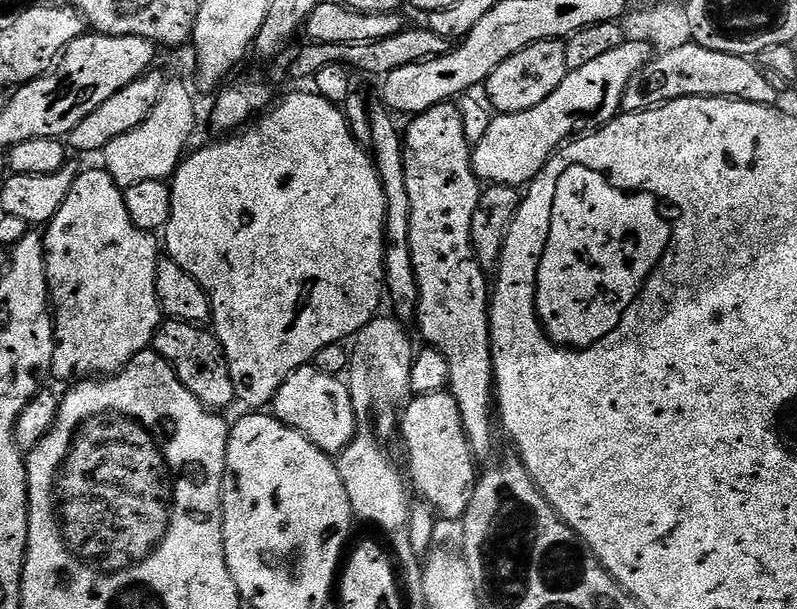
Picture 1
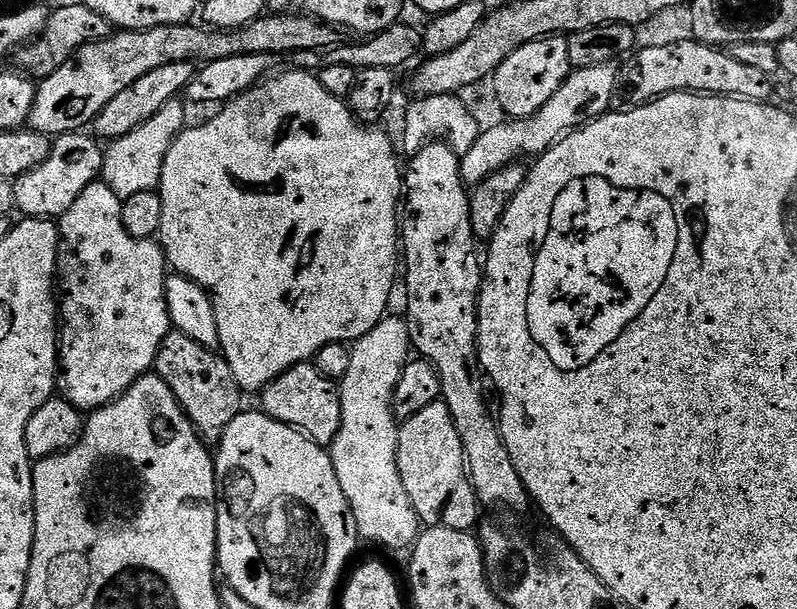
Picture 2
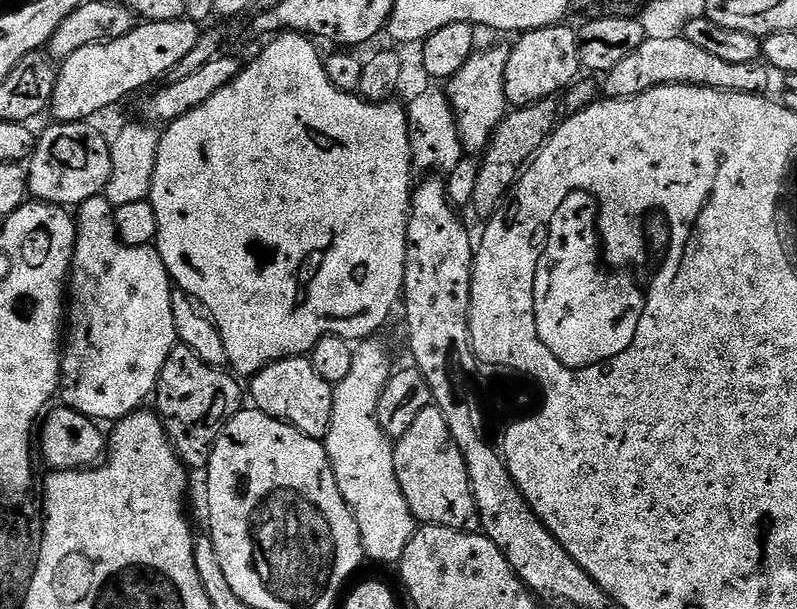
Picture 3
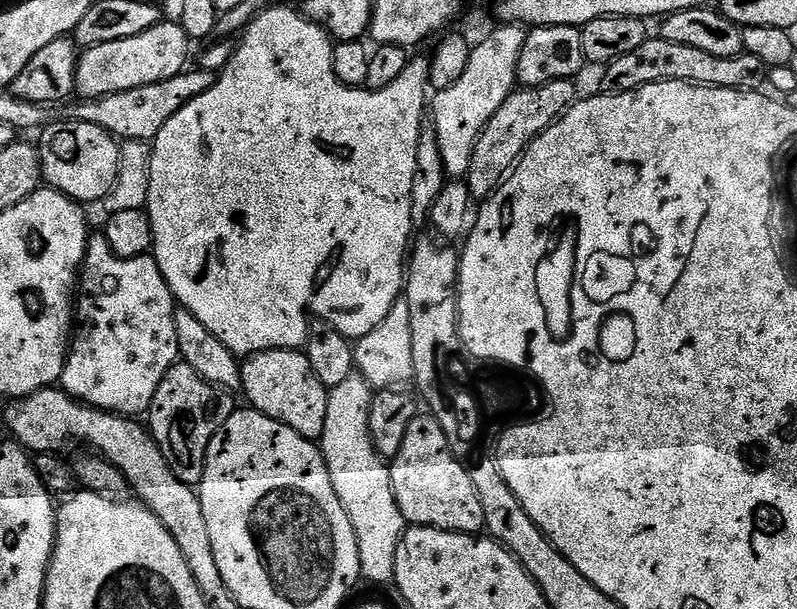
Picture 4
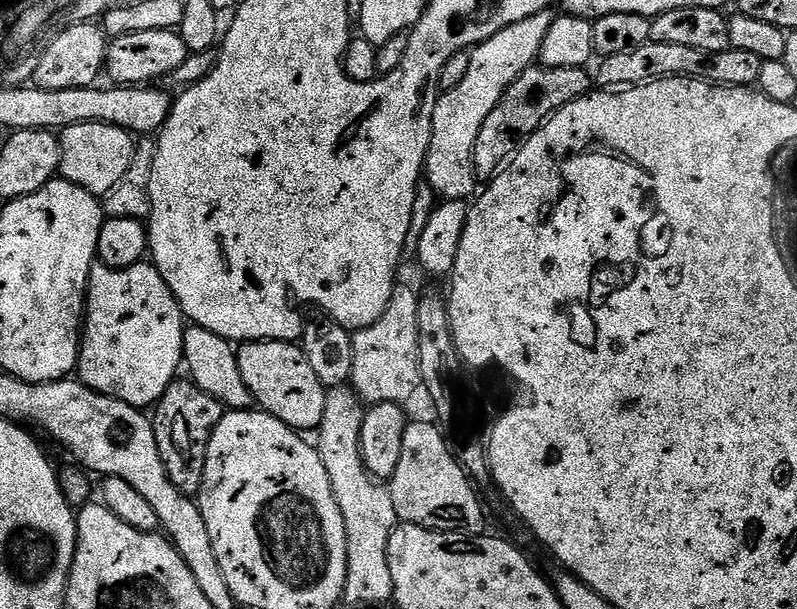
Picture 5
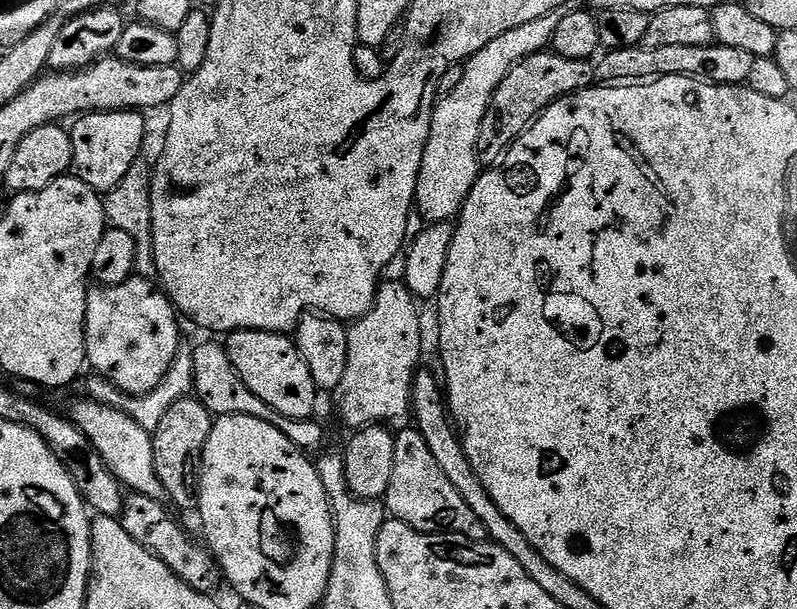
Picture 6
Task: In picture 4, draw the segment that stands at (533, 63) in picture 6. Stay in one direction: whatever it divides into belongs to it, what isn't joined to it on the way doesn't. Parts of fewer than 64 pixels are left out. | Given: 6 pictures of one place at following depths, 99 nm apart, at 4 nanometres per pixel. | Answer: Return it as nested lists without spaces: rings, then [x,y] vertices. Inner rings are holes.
[[[555,80],[546,82],[546,86],[520,86],[502,102],[498,114],[486,122],[486,130],[478,138],[478,146],[474,146],[474,158],[470,158],[466,183],[473,201],[483,202],[494,195],[536,138],[576,105],[578,93],[574,85],[572,80]]]

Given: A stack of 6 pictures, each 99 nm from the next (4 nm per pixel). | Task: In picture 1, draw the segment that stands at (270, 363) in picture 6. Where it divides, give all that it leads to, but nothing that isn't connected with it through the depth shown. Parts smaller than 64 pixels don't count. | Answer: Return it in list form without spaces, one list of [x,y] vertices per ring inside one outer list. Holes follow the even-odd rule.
[[[315,363],[304,364],[278,390],[278,394],[270,405],[271,415],[298,430],[314,446],[318,446],[329,456],[336,458],[350,446],[350,442],[358,431],[358,413],[354,410],[352,395],[347,383],[341,377],[322,374],[322,370],[316,368]]]

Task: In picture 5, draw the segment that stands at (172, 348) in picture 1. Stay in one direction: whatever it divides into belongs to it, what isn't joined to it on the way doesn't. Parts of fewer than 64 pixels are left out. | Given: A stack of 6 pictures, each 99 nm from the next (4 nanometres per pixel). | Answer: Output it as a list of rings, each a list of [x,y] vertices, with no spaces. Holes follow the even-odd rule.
[[[188,378],[173,380],[166,394],[162,394],[162,398],[154,405],[156,416],[153,415],[151,421],[158,438],[158,450],[162,454],[170,482],[178,486],[183,496],[195,497],[204,484],[208,443],[225,411],[224,405],[210,398],[210,394],[203,392]]]

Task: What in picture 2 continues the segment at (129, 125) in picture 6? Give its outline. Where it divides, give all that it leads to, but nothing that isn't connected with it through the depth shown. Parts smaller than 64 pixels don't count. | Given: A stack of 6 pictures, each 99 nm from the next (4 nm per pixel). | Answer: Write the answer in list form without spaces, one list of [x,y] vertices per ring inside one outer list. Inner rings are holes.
[[[87,131],[64,132],[52,141],[52,153],[42,166],[17,176],[14,190],[15,211],[19,215],[33,220],[50,220],[59,218],[74,206],[78,194],[86,190],[86,186],[97,183],[104,170],[104,148],[95,135]]]

